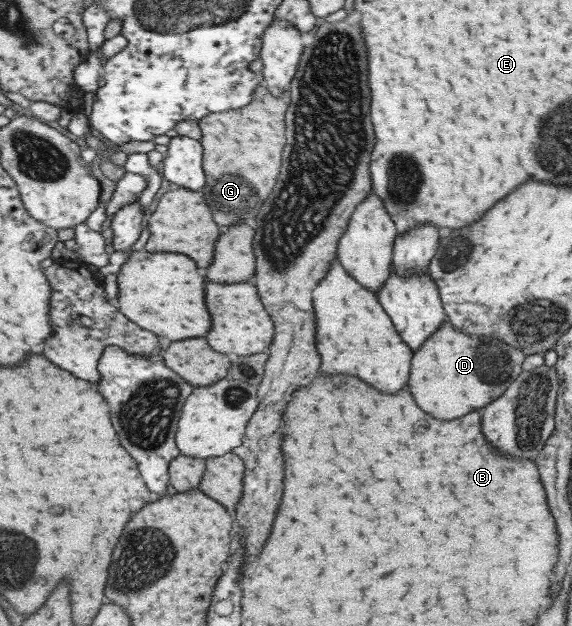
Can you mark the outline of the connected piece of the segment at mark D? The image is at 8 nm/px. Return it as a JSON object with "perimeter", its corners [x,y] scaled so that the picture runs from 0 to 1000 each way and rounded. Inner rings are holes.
{"perimeter":[[[778,511],[766,526],[760,526],[760,534],[753,534],[720,564],[712,620],[719,623],[726,645],[733,645],[740,658],[747,658],[764,671],[788,671],[816,661],[820,655],[844,652],[853,642],[864,641],[913,593],[914,573],[916,565],[906,556],[886,551],[883,545],[816,537]]]}

